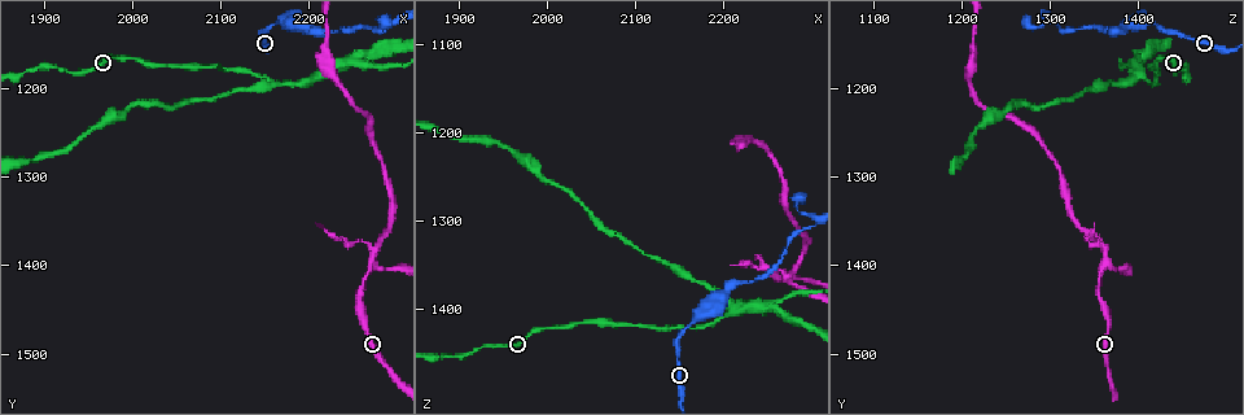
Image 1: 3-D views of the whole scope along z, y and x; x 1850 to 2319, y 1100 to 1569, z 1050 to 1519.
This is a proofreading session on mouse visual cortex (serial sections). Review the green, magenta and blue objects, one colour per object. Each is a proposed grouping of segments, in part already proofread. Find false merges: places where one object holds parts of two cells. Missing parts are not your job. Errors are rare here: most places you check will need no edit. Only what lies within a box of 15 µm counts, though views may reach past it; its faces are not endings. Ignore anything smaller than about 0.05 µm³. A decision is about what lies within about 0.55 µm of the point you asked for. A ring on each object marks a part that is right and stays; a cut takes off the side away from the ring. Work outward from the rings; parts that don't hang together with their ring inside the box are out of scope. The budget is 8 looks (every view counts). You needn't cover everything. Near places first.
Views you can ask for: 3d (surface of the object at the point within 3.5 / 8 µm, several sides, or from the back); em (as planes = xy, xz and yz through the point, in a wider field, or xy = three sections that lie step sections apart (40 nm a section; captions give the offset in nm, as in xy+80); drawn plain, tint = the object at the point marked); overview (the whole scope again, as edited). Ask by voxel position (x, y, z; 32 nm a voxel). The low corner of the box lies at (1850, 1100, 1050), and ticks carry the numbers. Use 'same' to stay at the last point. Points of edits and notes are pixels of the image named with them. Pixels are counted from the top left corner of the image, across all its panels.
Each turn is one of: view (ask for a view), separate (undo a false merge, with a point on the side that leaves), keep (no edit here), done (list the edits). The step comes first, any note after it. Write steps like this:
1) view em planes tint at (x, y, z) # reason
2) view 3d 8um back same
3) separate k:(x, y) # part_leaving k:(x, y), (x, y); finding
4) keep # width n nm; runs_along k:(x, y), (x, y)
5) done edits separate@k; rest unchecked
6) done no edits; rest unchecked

view 3d 3.5um at (2260, 1375, 1350) # narrows sharply

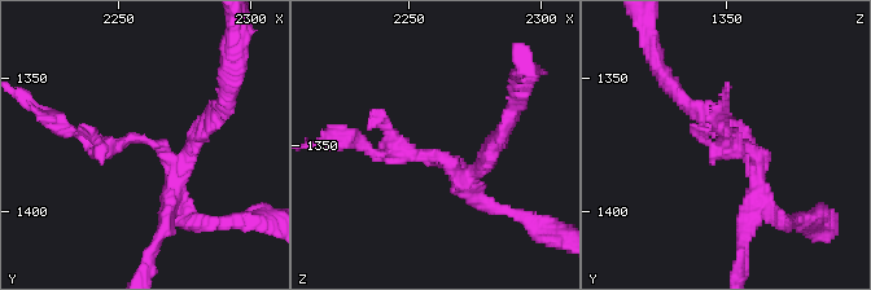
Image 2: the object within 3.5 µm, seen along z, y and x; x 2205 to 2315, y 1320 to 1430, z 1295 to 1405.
view em xy step 5 tint at (2260, 1373, 1353) # shape alone is not enough

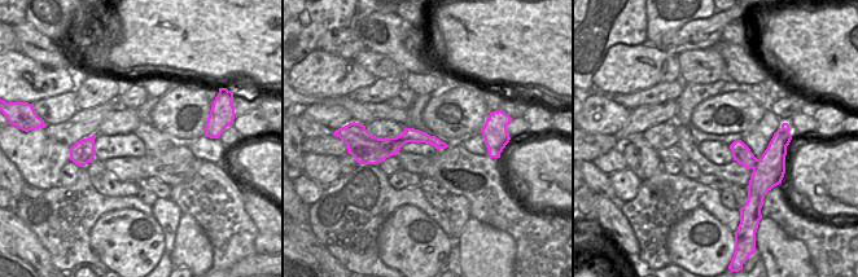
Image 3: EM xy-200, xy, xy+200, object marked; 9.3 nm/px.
separate 2:(213, 220) # part_leaving 2:(178, 212), (193, 224), (268, 220); a second cell is stuck on

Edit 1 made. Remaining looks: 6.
view overview

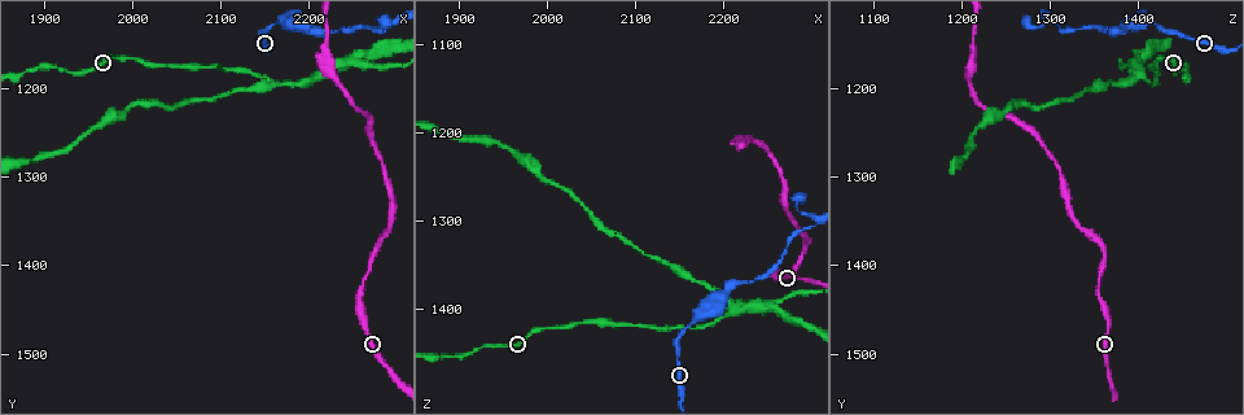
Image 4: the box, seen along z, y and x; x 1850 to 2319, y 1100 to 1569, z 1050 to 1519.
view 3d 8um at (2245, 1165, 1395) # two arms in line, one across

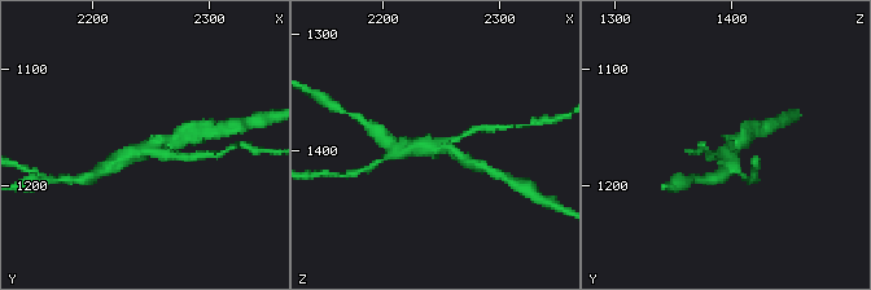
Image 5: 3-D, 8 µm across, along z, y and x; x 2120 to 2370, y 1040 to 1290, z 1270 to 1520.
view 3d 3.5um at (2246, 1168, 1396) # zoom in

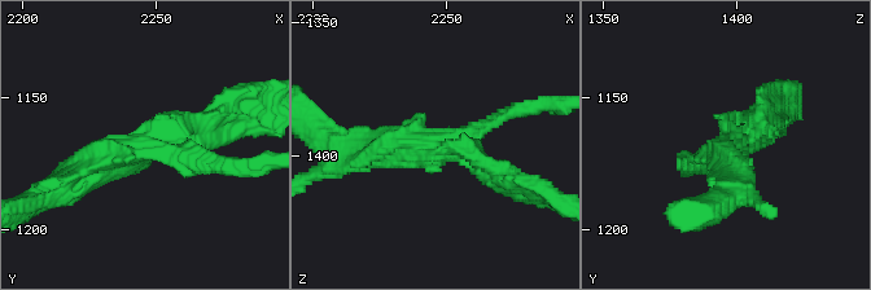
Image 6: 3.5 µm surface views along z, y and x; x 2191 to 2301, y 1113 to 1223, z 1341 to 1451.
separate 6:(708, 211) # arm_widths 200, 200, 350 nm; two cells meet here

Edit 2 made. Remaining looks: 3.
view overview

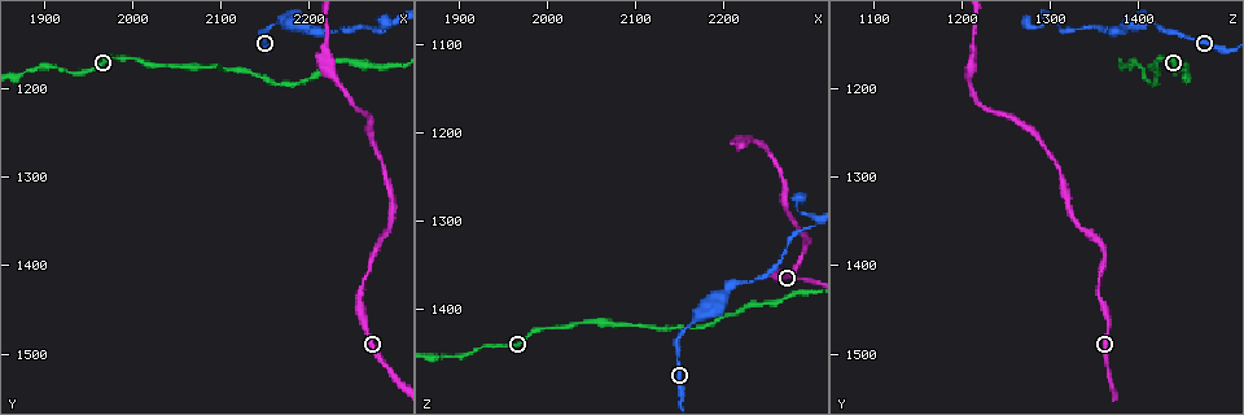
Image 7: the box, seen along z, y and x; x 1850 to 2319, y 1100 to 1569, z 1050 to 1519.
view 3d 3.5um at (2220, 1155, 1215) # calibre changes

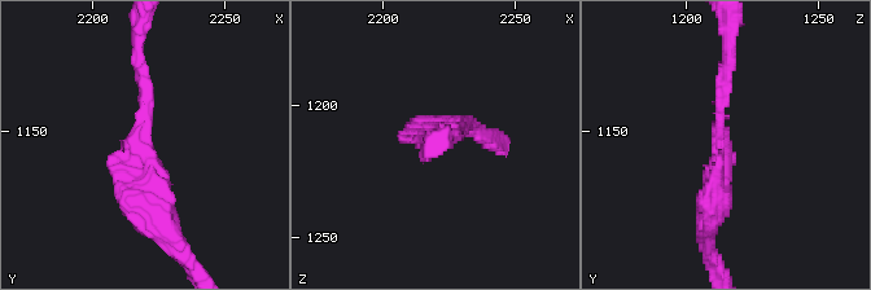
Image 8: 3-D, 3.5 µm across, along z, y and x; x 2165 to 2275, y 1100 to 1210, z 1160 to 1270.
view em xy step 5 tint at (2218, 1156, 1213) # arm_widths 150, 350 nm

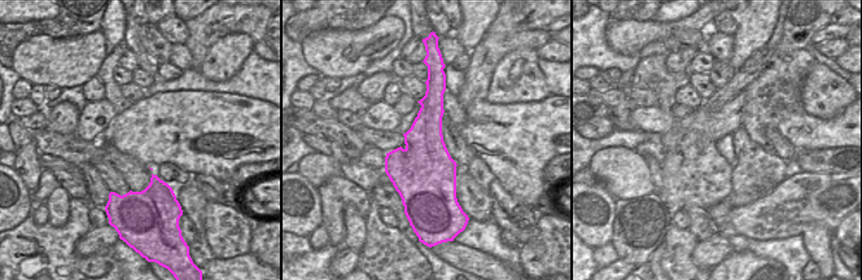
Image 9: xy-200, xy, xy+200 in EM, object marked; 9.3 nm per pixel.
keep # runs_along 8:(160, 223), (136, 60); continuous, no second cell

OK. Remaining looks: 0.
done edits separate@2, separate@6; rest unchecked

